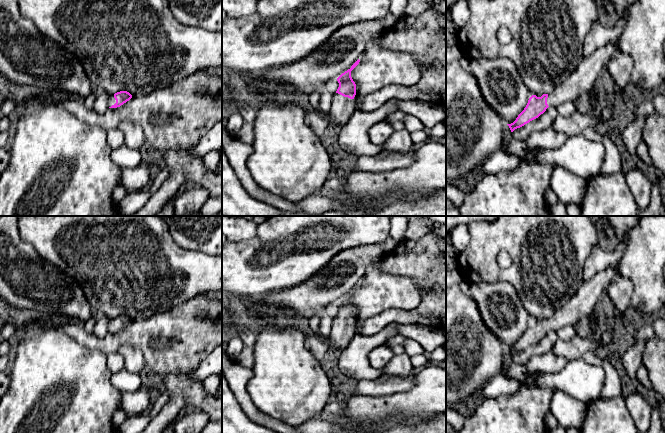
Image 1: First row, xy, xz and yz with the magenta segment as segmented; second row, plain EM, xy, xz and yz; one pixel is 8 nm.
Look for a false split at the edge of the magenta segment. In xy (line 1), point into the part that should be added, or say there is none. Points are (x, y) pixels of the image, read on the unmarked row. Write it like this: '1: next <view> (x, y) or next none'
1: next xy (111, 325)

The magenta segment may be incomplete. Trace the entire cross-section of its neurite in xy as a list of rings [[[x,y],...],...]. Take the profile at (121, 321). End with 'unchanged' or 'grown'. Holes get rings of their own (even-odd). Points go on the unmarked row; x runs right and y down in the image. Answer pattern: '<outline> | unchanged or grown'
[[[127,315],[117,316],[109,321],[108,330],[109,332],[117,332],[129,325],[132,319]]] | grown

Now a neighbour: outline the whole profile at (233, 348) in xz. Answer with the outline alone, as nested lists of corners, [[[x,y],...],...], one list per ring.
[[[236,336],[231,338],[230,341],[225,344],[224,351],[229,357],[236,359],[243,350],[243,346],[244,344],[242,340],[239,338],[239,336]]]

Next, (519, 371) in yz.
[[[512,362],[506,374],[511,378],[524,379],[529,373],[525,364]]]

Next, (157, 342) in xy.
[[[154,338],[152,341],[152,347],[167,347],[169,343],[171,342],[168,338]]]

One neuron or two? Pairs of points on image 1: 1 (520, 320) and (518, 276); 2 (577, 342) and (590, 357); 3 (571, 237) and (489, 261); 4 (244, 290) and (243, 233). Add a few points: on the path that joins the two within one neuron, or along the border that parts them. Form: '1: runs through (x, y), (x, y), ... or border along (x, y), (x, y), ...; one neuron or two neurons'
1: border along (501, 281), (507, 281), (512, 285), (530, 317); two neurons
2: border along (596, 353), (586, 351), (580, 357); two neurons
3: runs through (549, 237), (507, 237), (505, 239); one neuron
4: border along (258, 226), (257, 233), (250, 239), (232, 241); two neurons

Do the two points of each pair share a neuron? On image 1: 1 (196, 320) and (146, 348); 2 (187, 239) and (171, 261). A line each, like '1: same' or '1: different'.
1: same
2: different

